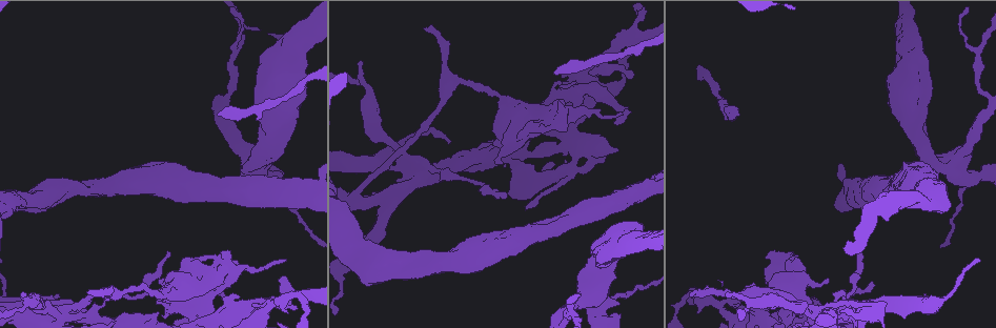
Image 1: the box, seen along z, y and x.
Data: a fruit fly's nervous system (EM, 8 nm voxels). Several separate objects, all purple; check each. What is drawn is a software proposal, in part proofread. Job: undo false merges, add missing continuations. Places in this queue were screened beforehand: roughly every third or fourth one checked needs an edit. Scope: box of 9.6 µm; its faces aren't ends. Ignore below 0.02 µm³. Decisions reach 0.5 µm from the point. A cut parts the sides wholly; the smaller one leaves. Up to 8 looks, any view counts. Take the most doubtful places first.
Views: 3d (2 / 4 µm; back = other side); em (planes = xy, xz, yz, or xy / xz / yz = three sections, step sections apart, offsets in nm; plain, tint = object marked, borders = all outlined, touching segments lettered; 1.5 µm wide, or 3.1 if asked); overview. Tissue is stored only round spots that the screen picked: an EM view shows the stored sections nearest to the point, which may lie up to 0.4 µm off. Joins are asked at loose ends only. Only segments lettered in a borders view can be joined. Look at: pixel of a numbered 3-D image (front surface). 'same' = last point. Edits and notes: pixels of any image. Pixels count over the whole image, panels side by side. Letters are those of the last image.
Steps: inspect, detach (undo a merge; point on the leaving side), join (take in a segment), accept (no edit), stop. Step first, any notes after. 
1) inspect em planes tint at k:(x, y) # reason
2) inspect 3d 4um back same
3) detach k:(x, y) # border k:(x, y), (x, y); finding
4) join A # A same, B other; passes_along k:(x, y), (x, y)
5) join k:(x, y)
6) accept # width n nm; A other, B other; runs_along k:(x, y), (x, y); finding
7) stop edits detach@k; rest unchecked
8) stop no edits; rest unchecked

inspect 3d 2um at 1:(738, 116) # free end

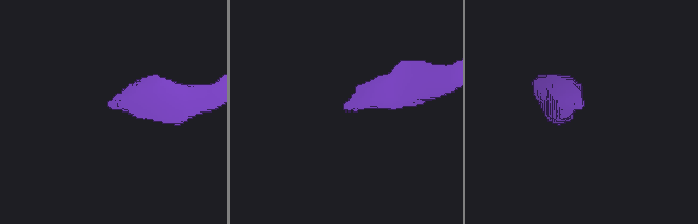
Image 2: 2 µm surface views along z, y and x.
inspect em planes plain at 2:(108, 104) # shape alone is not enough

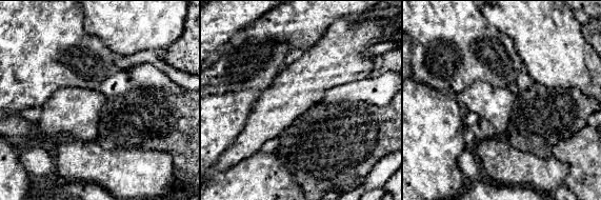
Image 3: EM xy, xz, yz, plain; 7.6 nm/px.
inspect em planes borders same # see the neighbours

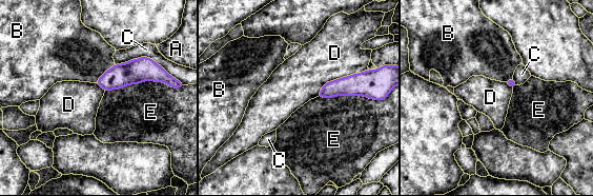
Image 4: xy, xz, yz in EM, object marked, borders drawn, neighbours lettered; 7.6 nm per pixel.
accept # A other, B other, C other, D other, E other; border 4:(115, 64), (96, 82); no lettered segment goes on from it

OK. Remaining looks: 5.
inspect 3d 4um at 1:(862, 253) # thin end

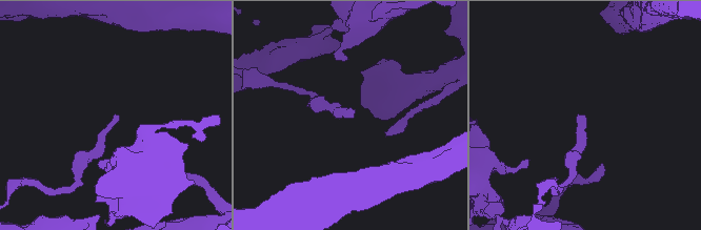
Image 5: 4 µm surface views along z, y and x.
inspect em yz step 4 borders at 5:(114, 115)

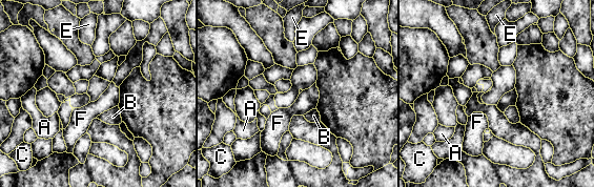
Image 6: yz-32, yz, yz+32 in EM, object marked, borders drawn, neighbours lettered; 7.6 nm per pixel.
inspect em planes borders same # another direction

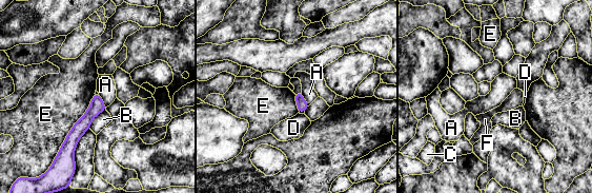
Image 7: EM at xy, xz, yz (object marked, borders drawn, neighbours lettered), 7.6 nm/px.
accept # A other, B other, C other, D other, E other, F other; border 7:(95, 94), (55, 157); no lettered segment goes on from it

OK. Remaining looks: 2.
inspect em planes borders at 1:(623, 109) # thin neck

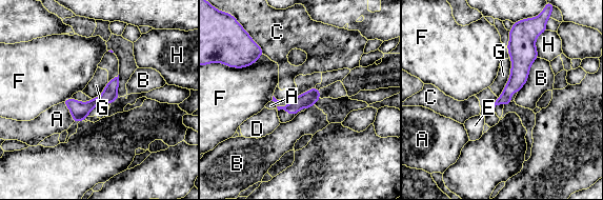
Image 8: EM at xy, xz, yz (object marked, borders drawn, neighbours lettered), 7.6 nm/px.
accept # A other, B other, C other, D other, E other, F other, G other, H other; runs_along 8:(116, 80), (88, 106), (67, 102); one cell here

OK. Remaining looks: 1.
stop no edits; rest unchecked

